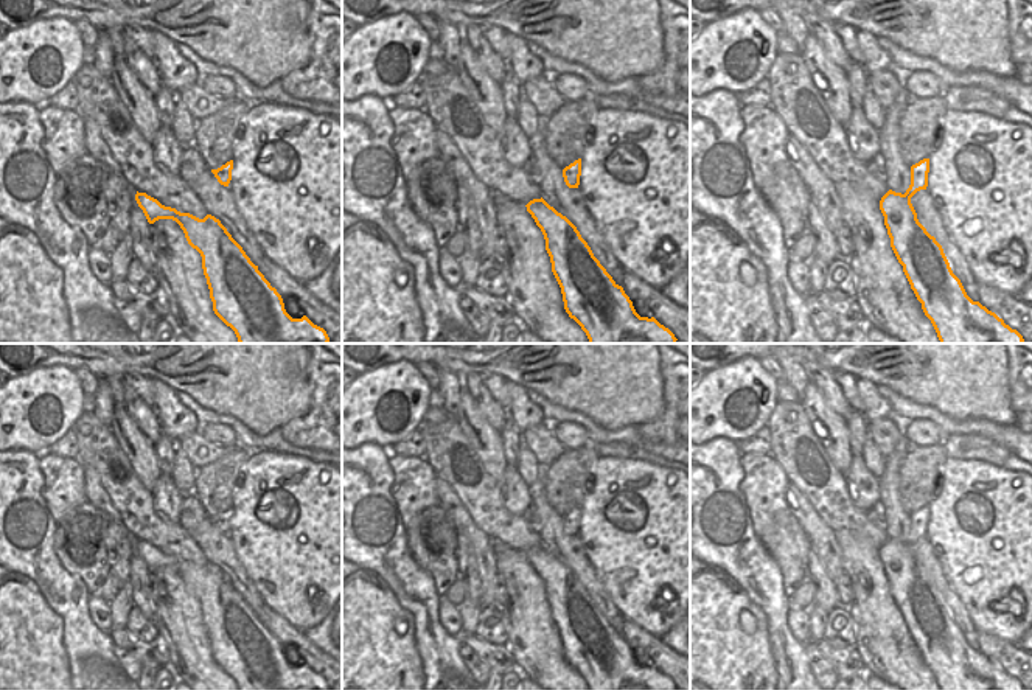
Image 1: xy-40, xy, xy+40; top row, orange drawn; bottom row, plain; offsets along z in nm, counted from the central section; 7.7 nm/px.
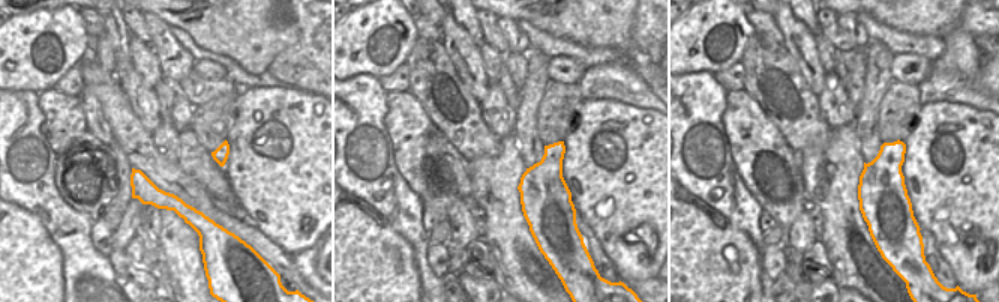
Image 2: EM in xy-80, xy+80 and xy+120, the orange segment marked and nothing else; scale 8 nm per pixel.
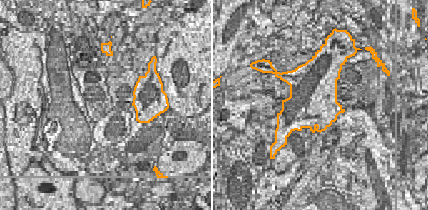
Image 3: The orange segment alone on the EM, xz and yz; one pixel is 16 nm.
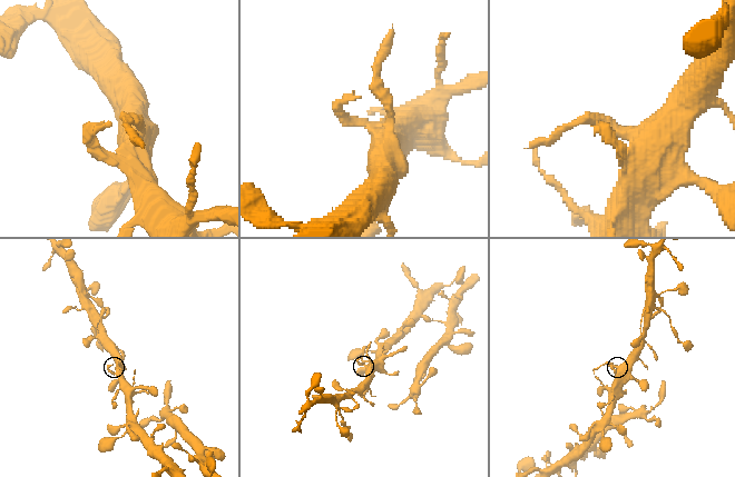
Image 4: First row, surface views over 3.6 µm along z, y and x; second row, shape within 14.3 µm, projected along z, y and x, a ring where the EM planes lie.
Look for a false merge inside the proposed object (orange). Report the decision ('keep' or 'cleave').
keep

